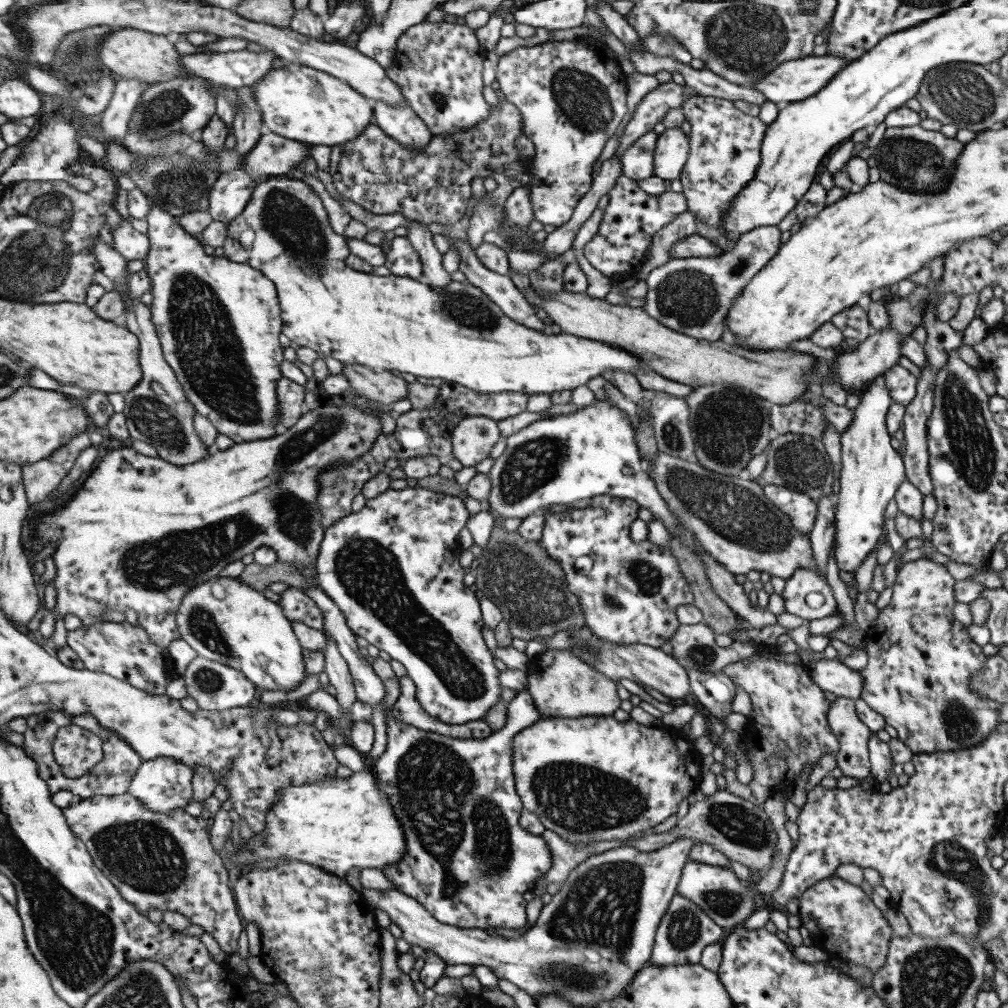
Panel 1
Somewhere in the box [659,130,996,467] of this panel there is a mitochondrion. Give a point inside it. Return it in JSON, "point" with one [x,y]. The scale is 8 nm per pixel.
{"point":[915,163]}

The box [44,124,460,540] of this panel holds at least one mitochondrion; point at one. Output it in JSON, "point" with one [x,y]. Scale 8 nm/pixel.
{"point":[212,357]}

